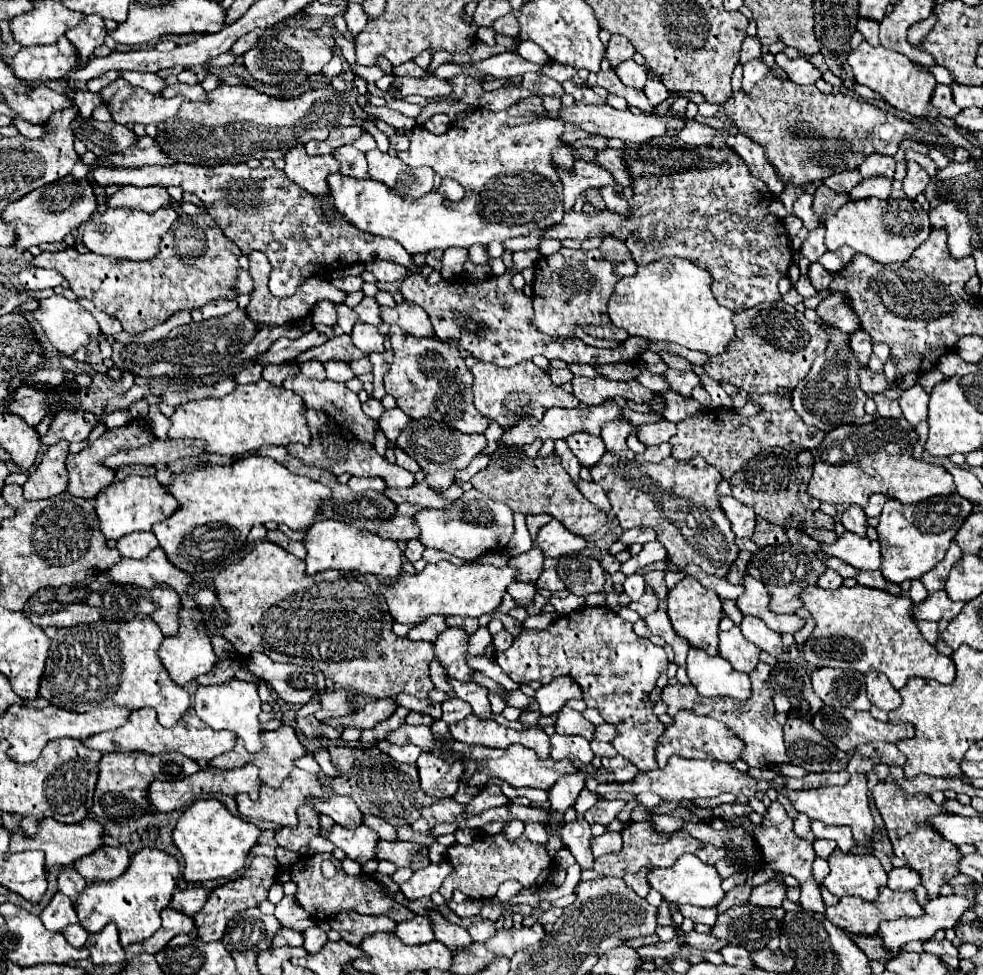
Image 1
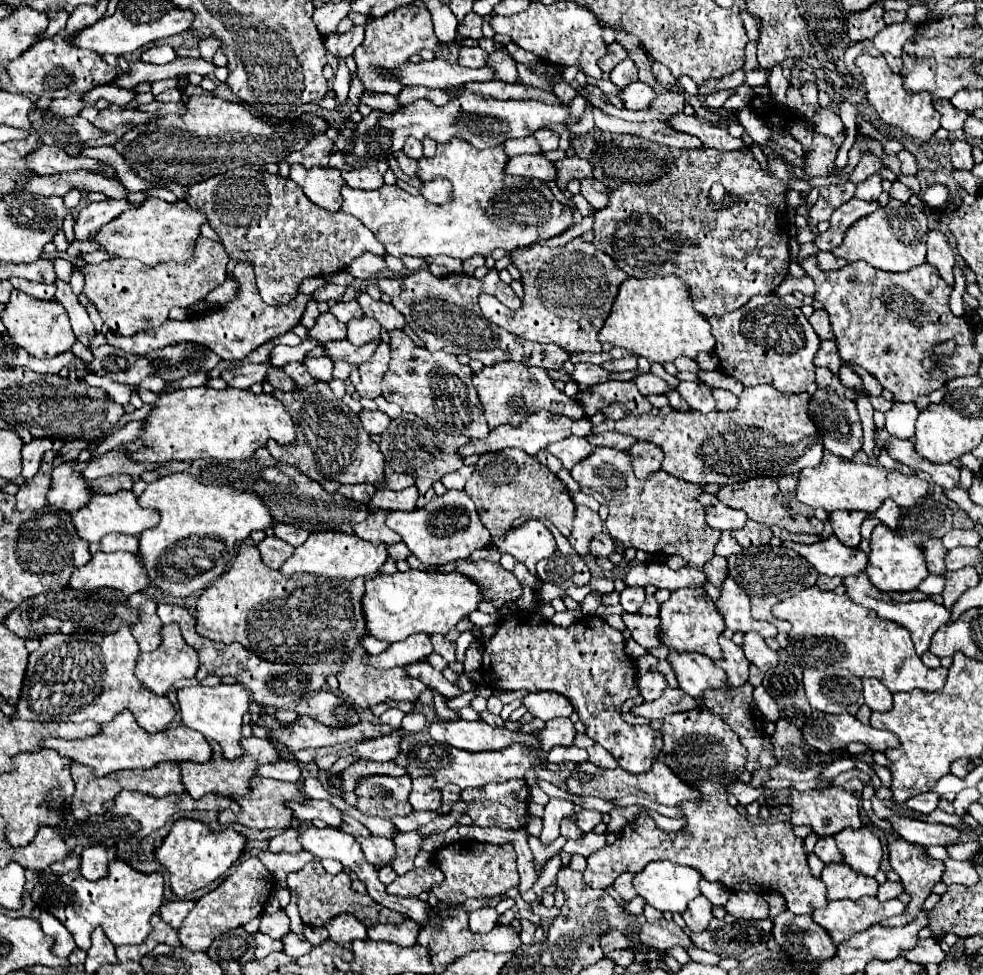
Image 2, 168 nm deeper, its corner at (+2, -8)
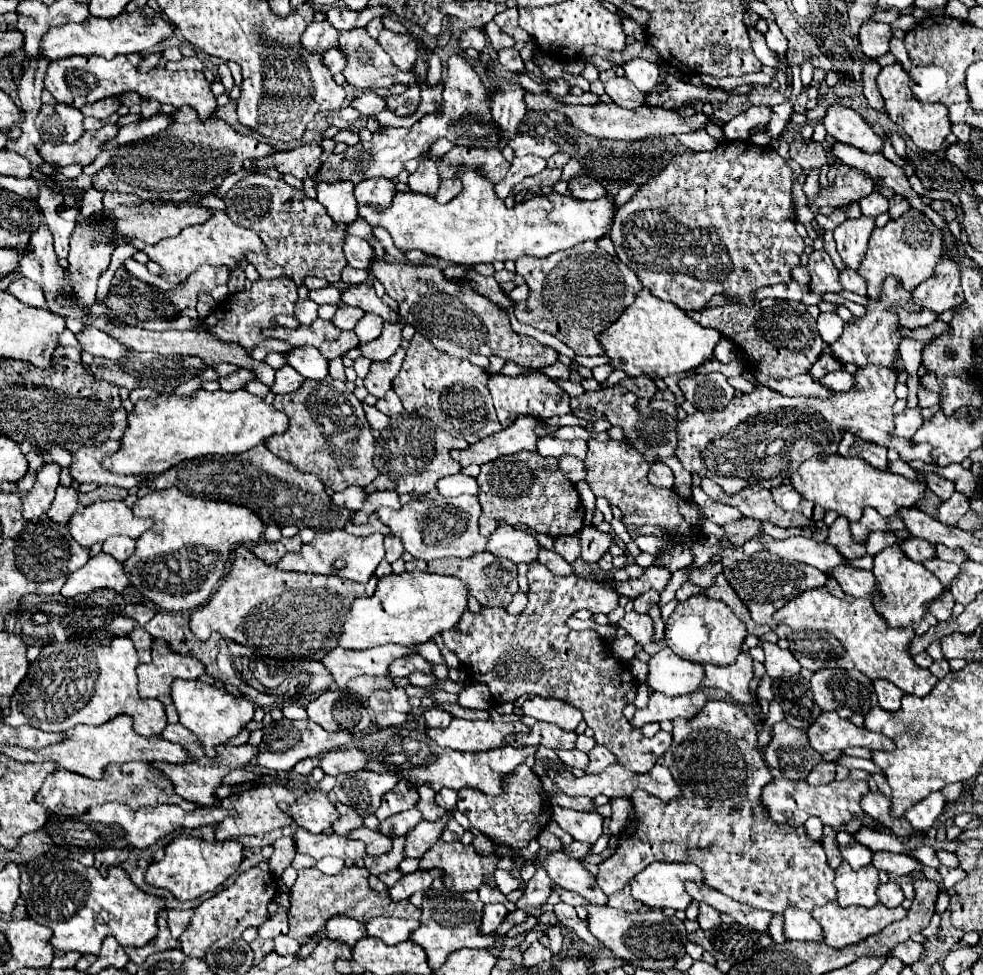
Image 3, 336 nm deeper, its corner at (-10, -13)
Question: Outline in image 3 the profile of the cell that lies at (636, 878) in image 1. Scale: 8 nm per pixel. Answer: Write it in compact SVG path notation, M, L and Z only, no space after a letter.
M626 885L622 891L618 891L618 893L614 893L614 895L608 897L608 907L624 909L624 911L628 911L628 913L634 913L634 911L646 911L646 907L644 907L642 903L638 903L638 901L630 895L628 885Z

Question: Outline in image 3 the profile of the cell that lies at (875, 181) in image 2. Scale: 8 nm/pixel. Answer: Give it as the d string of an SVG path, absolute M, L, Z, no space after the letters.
M872 191L868 197L860 199L858 203L860 203L862 215L866 215L866 217L878 217L880 213L888 211L888 199L884 199L878 191Z

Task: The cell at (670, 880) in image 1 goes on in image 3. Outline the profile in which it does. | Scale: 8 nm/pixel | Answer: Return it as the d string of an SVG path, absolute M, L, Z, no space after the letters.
M652 863L630 881L630 893L636 901L652 909L666 909L666 907L686 909L686 905L692 901L692 897L684 889L684 881L688 879L702 883L702 871L698 865L694 863Z

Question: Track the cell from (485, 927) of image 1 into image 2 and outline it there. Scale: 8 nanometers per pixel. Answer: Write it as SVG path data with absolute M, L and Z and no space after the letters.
M480 908L470 912L470 930L472 932L490 932L498 922L498 912L494 908Z

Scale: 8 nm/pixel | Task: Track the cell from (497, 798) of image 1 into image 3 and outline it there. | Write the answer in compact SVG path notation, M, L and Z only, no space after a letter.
M444 815L436 823L420 821L408 835L404 835L404 857L422 857L428 845L434 845L436 839L440 839L446 821L448 821L448 815Z

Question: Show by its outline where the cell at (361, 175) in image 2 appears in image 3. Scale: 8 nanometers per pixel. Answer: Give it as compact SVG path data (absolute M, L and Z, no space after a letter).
M374 177L374 179L366 179L366 181L358 183L354 193L356 193L356 201L360 205L370 205L380 211L390 207L390 203L396 195L394 183L390 179L382 179L382 177Z

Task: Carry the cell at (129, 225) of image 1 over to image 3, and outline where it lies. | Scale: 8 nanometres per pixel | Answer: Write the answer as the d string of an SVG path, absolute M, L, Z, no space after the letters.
M212 211L210 221L202 223L202 225L190 225L186 229L182 229L180 235L170 237L170 239L162 239L156 245L146 245L146 243L132 243L136 249L144 251L152 261L160 263L164 267L164 279L170 283L178 283L184 281L198 265L224 265L230 271L238 269L242 261L246 261L248 253L262 253L264 251L264 243L262 239L246 227L236 225L224 211Z

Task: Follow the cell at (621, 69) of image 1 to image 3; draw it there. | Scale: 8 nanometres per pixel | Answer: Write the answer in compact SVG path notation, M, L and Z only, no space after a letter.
M632 59L624 65L624 73L628 81L632 81L640 91L646 93L656 85L660 69L656 63L650 63L646 59Z

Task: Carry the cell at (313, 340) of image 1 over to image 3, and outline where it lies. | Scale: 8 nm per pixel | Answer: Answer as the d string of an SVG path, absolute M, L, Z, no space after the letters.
M238 369L232 375L220 377L220 389L222 391L236 391L236 389L242 389L250 379L254 379L254 373L246 371L246 369Z

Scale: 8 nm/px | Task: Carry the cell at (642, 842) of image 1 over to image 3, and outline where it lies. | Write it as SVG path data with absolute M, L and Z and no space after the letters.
M710 701L694 719L676 719L672 745L658 763L672 771L682 795L666 803L646 791L634 791L630 797L634 805L634 819L618 837L618 849L614 855L598 865L596 881L606 895L620 891L638 871L646 869L654 861L680 861L696 863L704 873L706 885L732 899L772 913L782 913L786 905L812 911L814 907L836 901L834 869L828 865L822 845L810 839L804 833L804 827L770 823L770 815L766 815L766 807L760 803L760 791L772 779L772 773L758 751L756 725L746 711L726 701Z

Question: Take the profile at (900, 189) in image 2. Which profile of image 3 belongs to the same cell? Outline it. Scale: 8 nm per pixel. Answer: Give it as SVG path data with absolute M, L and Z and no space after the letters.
M894 195L894 197L890 199L890 209L888 209L890 219L898 219L906 209L910 209L910 205L908 205L908 201L904 201L900 195Z

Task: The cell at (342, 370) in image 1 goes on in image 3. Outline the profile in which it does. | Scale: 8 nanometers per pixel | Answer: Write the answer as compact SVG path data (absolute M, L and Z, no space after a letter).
M292 347L284 353L284 359L304 379L320 381L328 375L328 361L314 347Z

